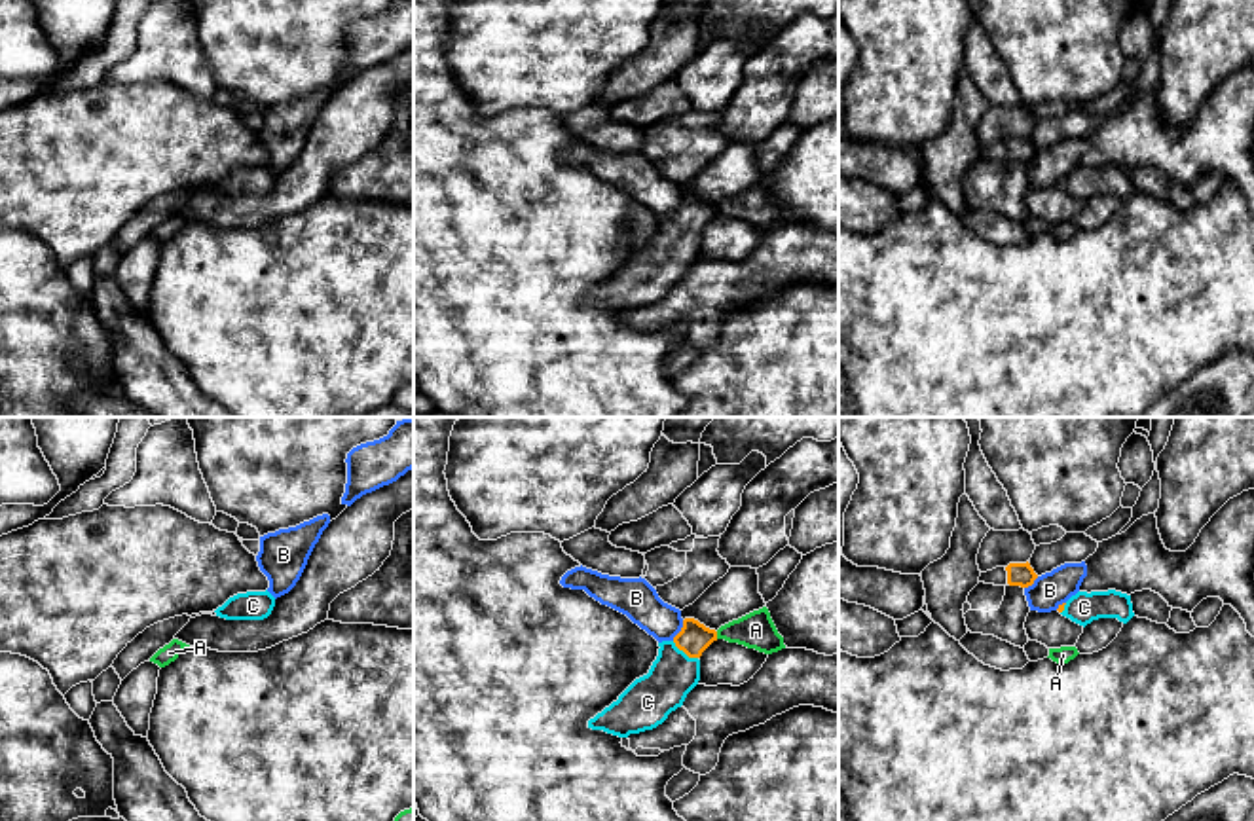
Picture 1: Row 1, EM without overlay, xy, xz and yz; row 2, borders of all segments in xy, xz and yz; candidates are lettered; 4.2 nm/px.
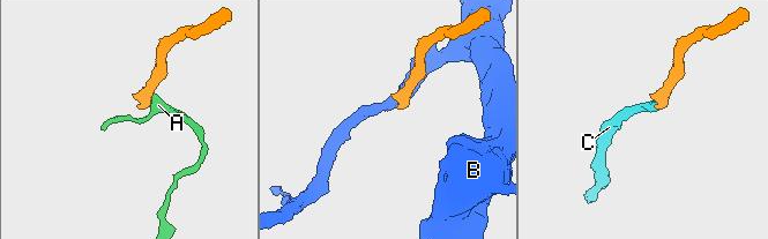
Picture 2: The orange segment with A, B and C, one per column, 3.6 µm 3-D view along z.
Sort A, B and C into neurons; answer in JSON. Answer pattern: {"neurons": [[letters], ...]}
{"neurons": [["A"], ["B"], ["C"]]}

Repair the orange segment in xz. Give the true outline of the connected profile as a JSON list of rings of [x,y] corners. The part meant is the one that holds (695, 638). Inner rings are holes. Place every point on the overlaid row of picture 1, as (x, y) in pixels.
[[[685,618],[672,641],[658,643],[658,656],[647,675],[636,679],[617,702],[588,721],[588,728],[628,738],[662,724],[683,705],[700,681],[700,656],[717,641],[717,631]]]

